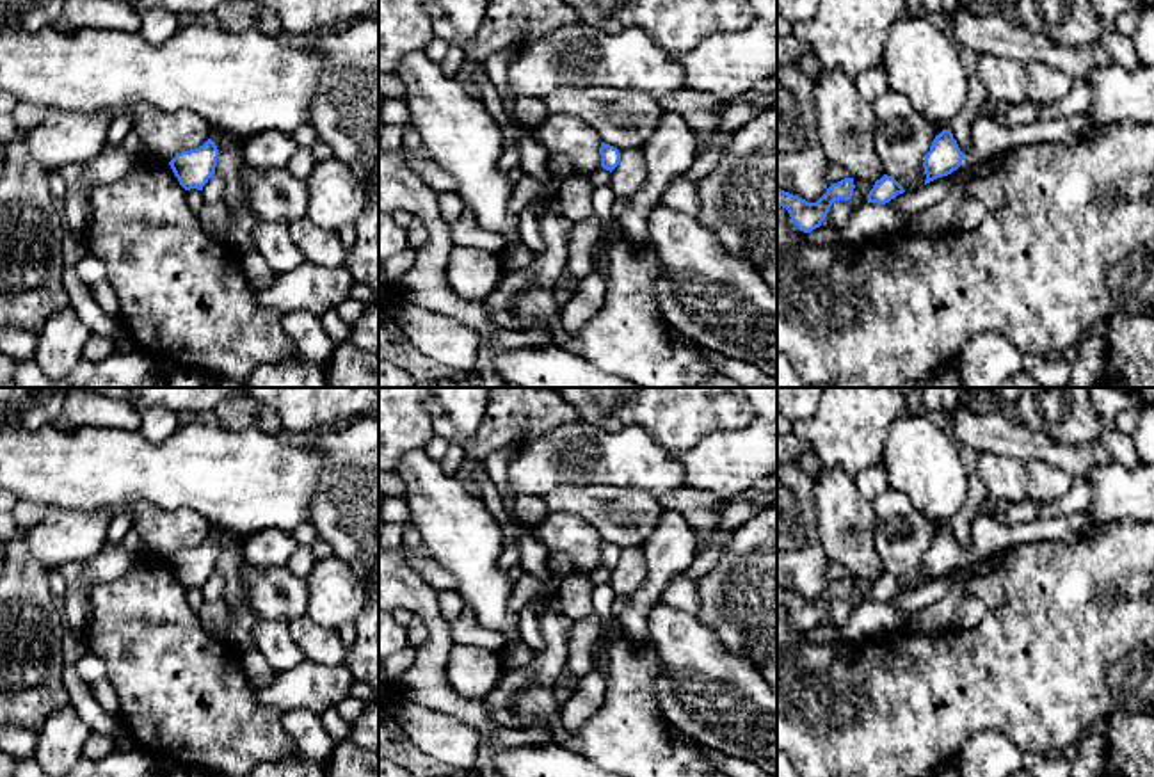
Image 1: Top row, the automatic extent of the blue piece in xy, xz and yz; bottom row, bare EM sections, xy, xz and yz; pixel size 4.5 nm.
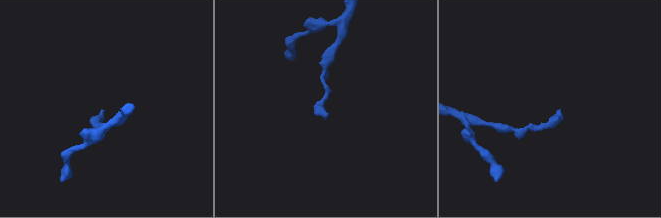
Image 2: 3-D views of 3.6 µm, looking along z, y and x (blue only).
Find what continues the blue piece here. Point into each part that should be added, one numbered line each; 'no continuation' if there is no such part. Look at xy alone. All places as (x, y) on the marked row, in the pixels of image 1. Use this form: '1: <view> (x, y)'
no continuation

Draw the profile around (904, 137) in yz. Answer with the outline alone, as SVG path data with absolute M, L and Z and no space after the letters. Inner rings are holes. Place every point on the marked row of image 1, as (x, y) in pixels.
M891 89L877 96L873 114L873 146L884 174L894 178L905 192L921 188L926 180L923 162L935 139L932 124Z

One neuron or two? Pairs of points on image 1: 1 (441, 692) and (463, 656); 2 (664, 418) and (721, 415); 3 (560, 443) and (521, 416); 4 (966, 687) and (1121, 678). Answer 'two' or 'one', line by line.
1: two
2: one
3: two
4: two

